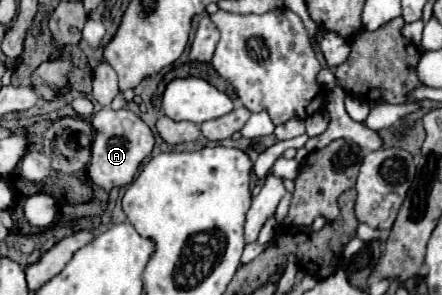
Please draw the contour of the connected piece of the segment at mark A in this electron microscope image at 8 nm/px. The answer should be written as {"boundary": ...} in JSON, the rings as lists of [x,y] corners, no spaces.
{"boundary":[[[104,107],[92,117],[92,127],[96,131],[92,143],[92,163],[88,165],[92,183],[104,191],[128,185],[134,179],[140,163],[150,155],[154,147],[154,135],[150,127],[130,109],[114,111],[110,107]]]}

